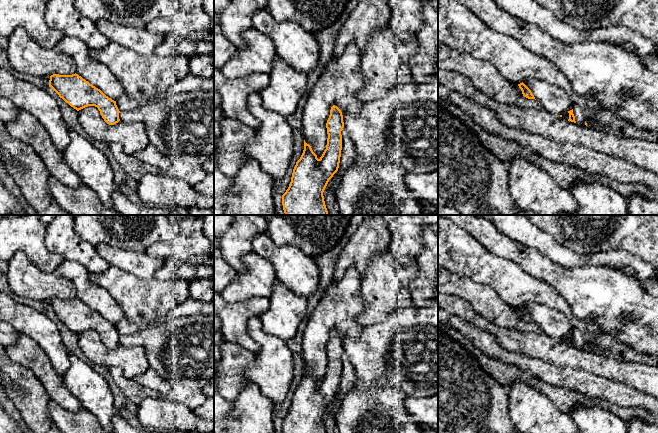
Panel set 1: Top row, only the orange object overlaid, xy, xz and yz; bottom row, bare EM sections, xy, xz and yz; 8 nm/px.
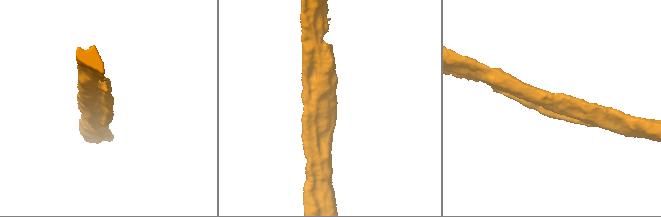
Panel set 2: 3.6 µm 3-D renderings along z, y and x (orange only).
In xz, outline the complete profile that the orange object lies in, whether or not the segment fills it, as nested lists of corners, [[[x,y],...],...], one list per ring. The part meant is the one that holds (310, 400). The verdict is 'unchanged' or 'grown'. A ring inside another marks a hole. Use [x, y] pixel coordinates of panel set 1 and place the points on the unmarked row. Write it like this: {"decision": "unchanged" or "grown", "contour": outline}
{"decision": "unchanged", "contour": [[[333,329],[326,347],[327,369],[322,380],[318,383],[311,370],[304,364],[304,374],[300,383],[296,386],[293,393],[291,406],[288,413],[282,419],[283,433],[327,433],[324,425],[323,416],[333,399],[338,395],[341,374],[342,359],[344,352],[343,339],[341,334]]]}

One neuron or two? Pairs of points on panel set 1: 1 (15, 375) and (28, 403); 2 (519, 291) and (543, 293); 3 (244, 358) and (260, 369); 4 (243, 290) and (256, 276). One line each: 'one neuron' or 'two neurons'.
1: one neuron
2: one neuron
3: two neurons
4: one neuron

